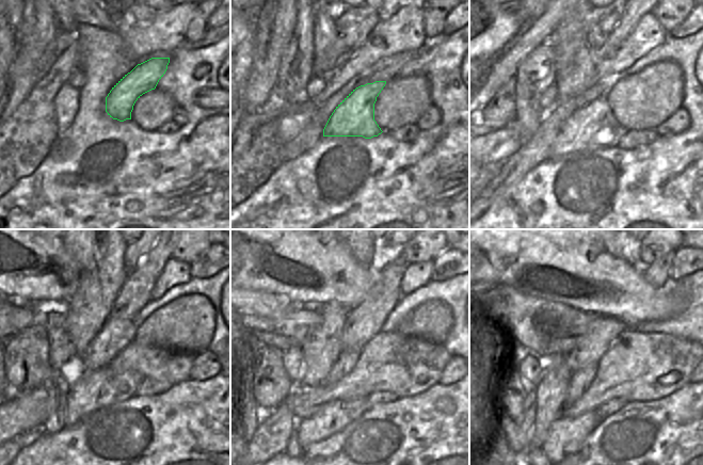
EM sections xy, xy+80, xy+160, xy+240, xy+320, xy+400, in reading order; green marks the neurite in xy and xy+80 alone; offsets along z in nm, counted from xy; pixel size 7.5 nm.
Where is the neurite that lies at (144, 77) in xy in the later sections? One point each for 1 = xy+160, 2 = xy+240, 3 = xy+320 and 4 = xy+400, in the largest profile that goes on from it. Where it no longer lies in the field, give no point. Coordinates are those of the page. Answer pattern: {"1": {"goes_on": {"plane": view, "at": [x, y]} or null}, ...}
{"1": {"goes_on": {"plane": "xy+160", "at": [593, 126]}}, "2": {"goes_on": {"plane": "xy+240", "at": [89, 390]}}, "3": {"goes_on": {"plane": "xy+320", "at": [336, 415]}}, "4": {"goes_on": {"plane": "xy+400", "at": [566, 434]}}}

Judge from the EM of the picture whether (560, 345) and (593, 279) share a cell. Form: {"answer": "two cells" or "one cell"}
{"answer": "two cells"}

